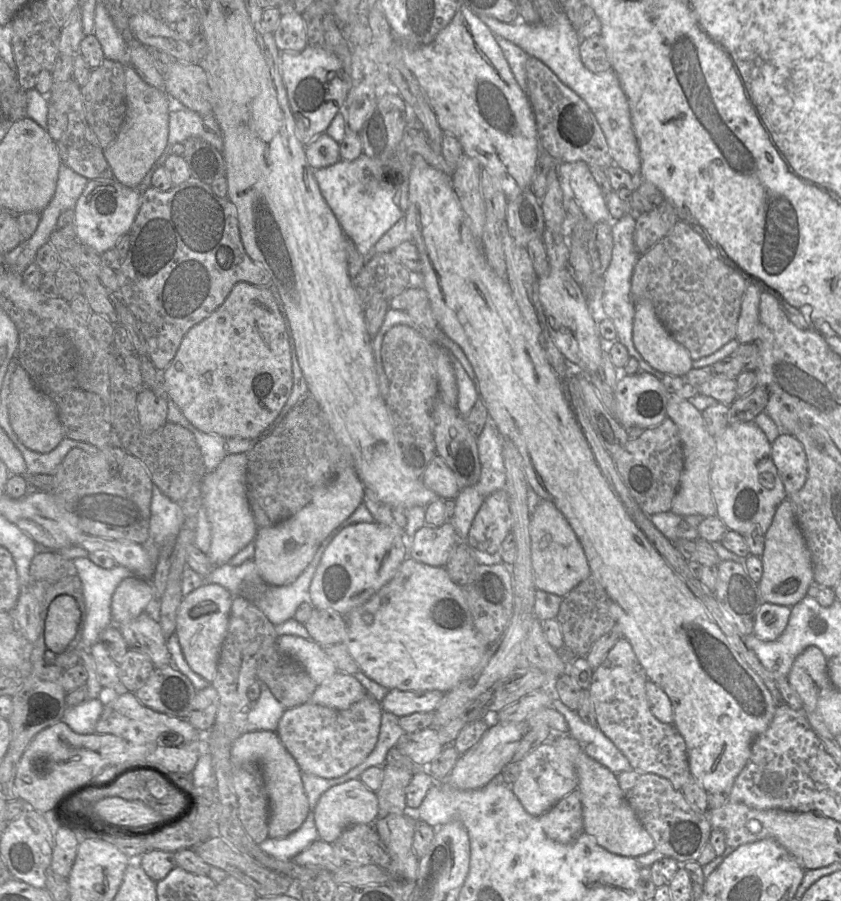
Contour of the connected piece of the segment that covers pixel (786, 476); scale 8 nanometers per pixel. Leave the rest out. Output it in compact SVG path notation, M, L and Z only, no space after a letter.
M780 434L771 443L773 462L787 497L800 490L807 478L807 457L802 443L792 434Z

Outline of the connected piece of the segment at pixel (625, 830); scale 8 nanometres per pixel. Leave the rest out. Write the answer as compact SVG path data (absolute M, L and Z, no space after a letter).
M569 734L552 742L560 755L573 763L578 775L578 790L583 808L584 832L594 836L607 851L621 856L637 858L655 849L655 842L636 813L627 802L617 780L617 775L588 756L577 740Z

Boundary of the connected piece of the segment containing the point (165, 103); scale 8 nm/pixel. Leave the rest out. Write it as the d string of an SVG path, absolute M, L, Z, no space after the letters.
M129 64L125 66L126 116L116 139L104 149L113 177L136 188L163 153L168 140L169 114L174 101L164 91L147 84Z

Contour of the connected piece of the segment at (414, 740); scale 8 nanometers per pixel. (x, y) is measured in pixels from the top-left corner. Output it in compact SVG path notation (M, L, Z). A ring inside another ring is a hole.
M434 727L415 733L404 733L395 747L419 767L427 767L444 749L438 728Z

